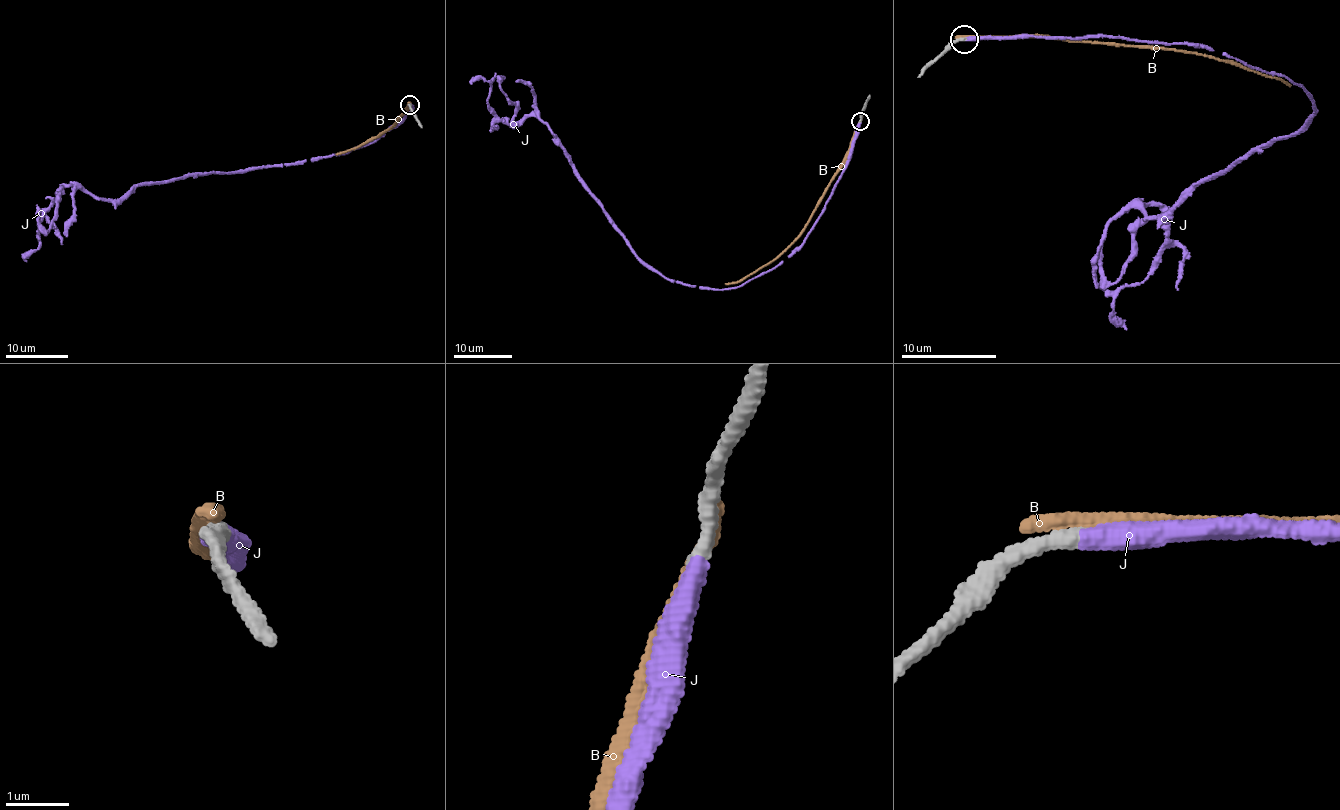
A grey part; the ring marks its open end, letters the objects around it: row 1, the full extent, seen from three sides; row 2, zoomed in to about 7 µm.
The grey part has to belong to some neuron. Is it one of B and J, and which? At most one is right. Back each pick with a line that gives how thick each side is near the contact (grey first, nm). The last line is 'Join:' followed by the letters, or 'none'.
J: 240/380 nm
Join: J

